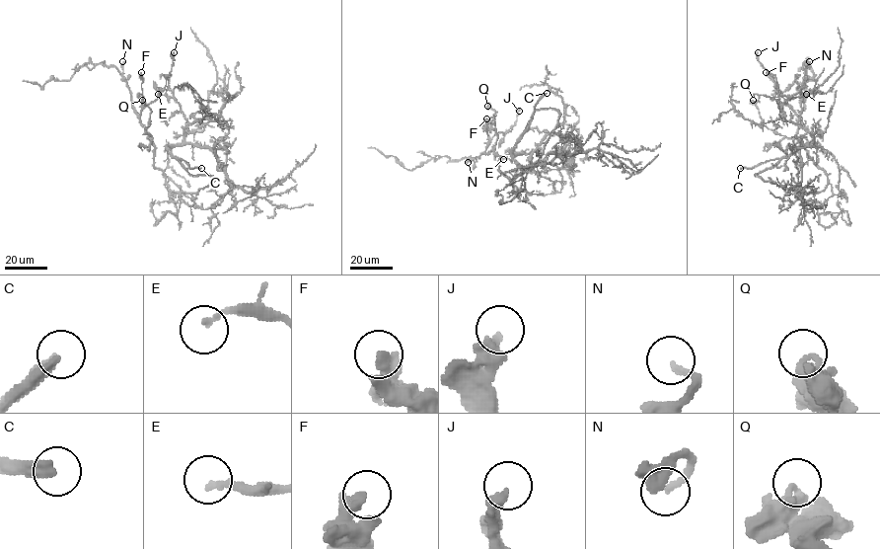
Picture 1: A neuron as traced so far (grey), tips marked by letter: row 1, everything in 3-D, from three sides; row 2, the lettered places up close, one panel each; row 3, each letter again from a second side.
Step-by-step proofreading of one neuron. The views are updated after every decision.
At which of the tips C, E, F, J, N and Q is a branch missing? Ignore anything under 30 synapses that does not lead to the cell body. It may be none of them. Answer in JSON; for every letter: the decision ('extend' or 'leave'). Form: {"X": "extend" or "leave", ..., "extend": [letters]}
{"C": "extend", "E": "leave", "F": "leave", "J": "leave", "N": "extend", "Q": "leave", "extend": ["C", "N"]}

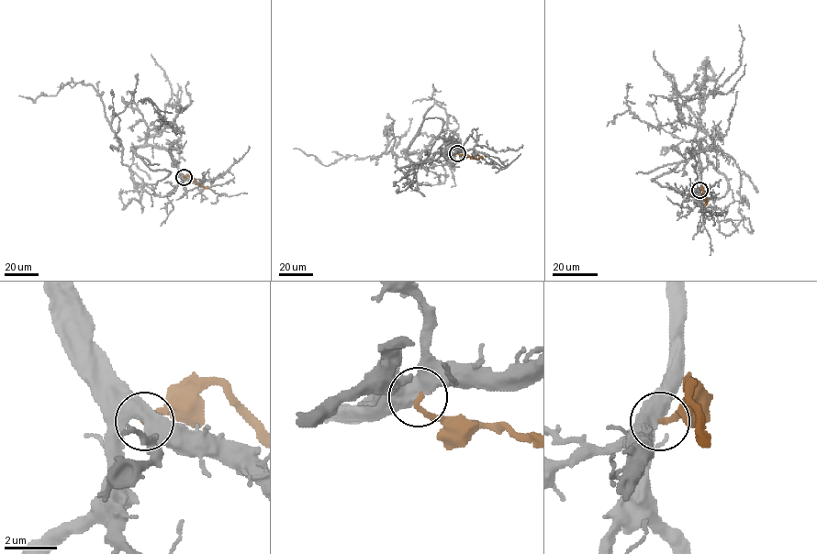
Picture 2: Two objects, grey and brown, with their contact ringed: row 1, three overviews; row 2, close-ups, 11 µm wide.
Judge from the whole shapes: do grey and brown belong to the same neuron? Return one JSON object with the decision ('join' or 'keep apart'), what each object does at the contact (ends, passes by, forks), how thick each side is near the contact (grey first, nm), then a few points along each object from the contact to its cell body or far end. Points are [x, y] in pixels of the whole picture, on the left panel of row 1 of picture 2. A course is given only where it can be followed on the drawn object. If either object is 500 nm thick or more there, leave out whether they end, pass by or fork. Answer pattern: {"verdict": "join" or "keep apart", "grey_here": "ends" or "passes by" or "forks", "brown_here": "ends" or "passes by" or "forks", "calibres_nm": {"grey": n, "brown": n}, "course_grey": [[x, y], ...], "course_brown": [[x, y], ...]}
{"verdict": "keep apart", "calibres_nm": {"grey": 550, "brown": 220}, "course_grey": [[184, 177], [162, 196], [136, 182], [122, 163], [100, 95], [83, 80], [63, 84], [55, 95], [18, 95]], "course_brown": [[184, 177], [189, 175], [200, 186], [208, 188]]}

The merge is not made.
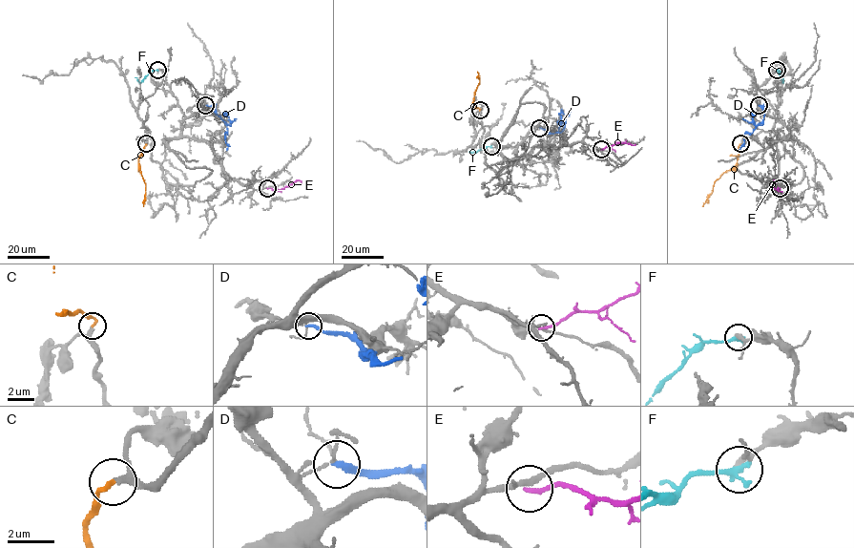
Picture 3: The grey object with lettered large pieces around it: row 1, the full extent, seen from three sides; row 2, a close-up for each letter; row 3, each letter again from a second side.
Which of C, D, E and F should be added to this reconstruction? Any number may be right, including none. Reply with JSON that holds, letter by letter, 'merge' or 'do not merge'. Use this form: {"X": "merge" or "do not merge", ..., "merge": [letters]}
{"C": "merge", "D": "do not merge", "E": "do not merge", "F": "do not merge", "merge": ["C"]}

